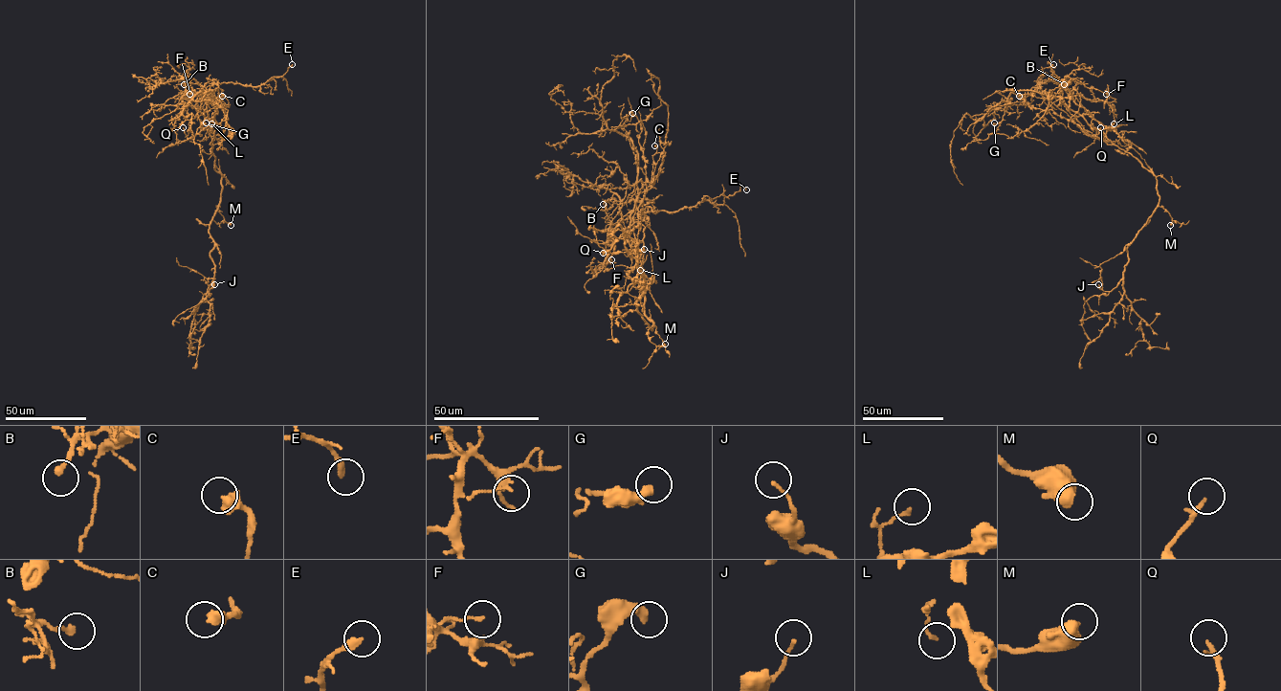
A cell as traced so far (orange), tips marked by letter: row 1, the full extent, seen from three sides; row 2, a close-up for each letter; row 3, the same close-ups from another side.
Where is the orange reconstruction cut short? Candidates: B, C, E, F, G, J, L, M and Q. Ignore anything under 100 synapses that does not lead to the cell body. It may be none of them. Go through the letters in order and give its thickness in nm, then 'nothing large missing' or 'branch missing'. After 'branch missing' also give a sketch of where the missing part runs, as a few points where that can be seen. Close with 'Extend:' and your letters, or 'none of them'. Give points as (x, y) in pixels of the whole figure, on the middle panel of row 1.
B: 240 nm | nothing large missing
C: 480 nm | nothing large missing
E: 280 nm | nothing large missing
F: 120 nm | nothing large missing
G: 380 nm | nothing large missing
J: 110 nm | nothing large missing
L: 110 nm | nothing large missing
M: 600 nm | nothing large missing
Q: 180 nm | nothing large missing
Extend: none of them

